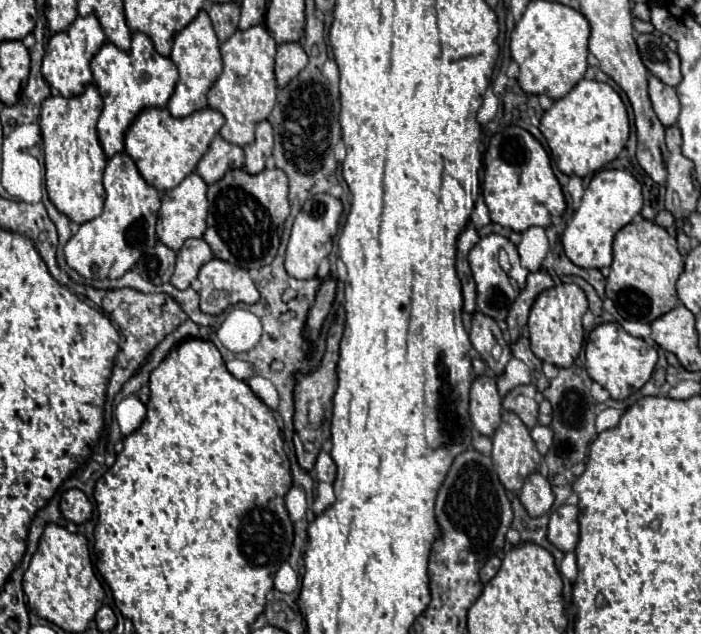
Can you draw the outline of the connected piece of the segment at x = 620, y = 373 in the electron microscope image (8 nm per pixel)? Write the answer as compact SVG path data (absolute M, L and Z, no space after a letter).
M619 323L597 325L587 339L585 347L585 369L593 381L603 385L613 399L627 399L633 391L641 389L657 363L657 351L643 339L629 335Z

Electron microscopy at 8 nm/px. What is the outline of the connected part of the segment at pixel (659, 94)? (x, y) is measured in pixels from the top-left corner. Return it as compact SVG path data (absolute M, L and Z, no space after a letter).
M649 77L649 97L655 115L663 123L663 127L671 127L677 123L679 115L679 103L677 103L677 93L673 87L661 83L659 79Z

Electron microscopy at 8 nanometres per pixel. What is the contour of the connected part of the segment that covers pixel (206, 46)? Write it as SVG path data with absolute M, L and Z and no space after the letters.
M201 11L173 41L173 51L171 51L171 61L179 69L179 81L175 87L175 93L171 97L171 105L167 105L169 113L173 117L187 117L195 111L201 111L207 107L207 91L211 85L217 81L217 77L223 71L223 61L219 53L219 41L213 31L211 19L205 11Z

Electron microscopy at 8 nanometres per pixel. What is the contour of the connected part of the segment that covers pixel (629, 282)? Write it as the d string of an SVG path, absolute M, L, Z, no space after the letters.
M641 219L625 225L613 241L613 263L607 277L607 297L615 303L623 319L651 323L671 311L677 303L675 283L683 271L683 257L677 251L677 241L663 227Z

